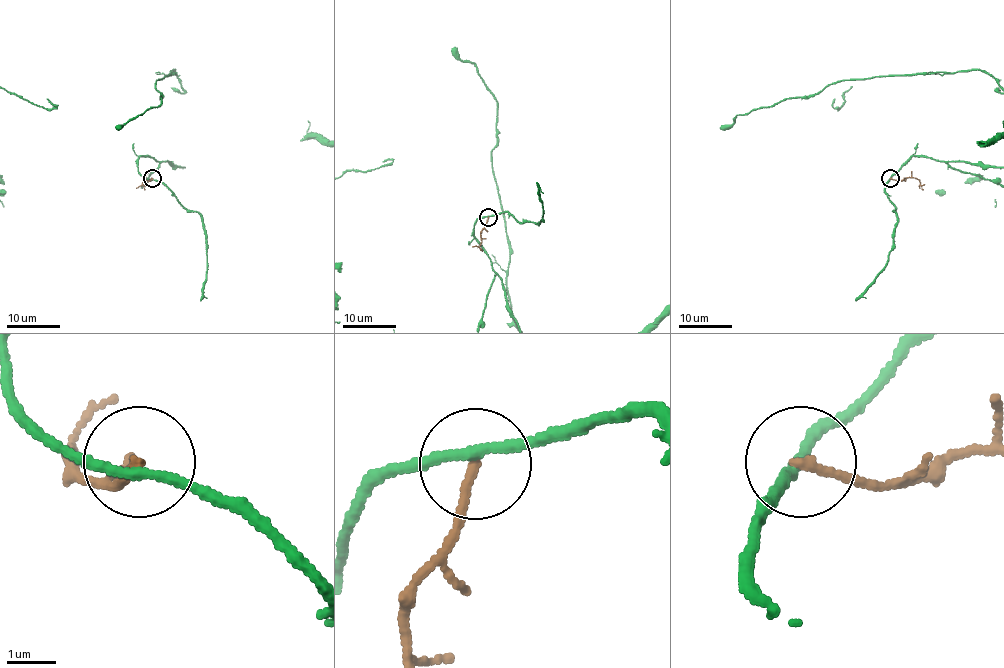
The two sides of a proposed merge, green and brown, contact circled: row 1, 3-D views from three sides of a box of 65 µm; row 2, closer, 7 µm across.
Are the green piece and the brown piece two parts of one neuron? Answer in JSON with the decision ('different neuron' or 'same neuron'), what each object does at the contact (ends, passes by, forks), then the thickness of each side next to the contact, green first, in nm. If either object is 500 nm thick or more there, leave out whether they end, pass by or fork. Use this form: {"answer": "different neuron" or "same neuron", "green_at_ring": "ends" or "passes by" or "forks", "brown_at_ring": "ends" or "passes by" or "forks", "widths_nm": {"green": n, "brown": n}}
{"answer": "different neuron", "green_at_ring": "passes by", "brown_at_ring": "ends", "widths_nm": {"green": 200, "brown": 190}}

